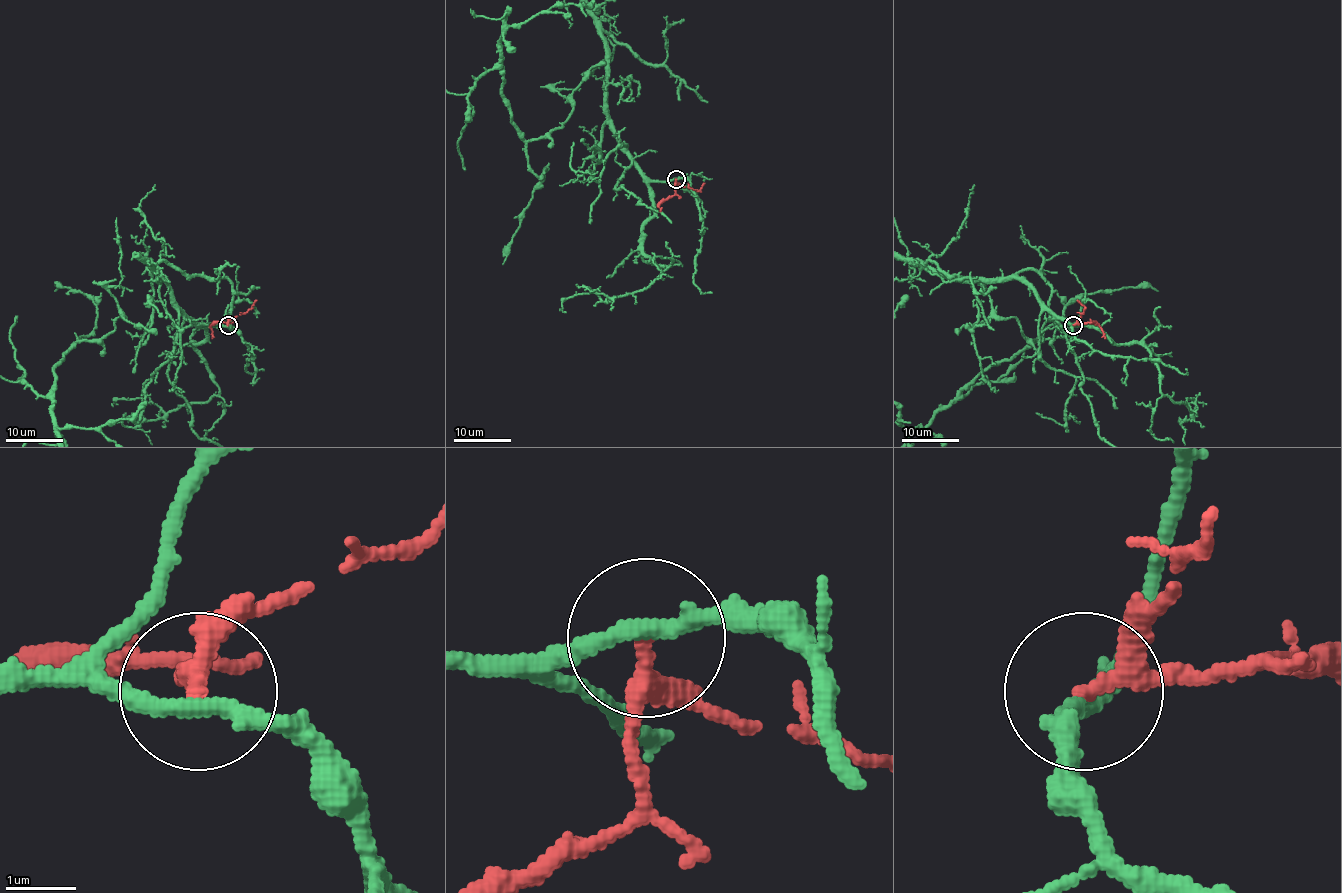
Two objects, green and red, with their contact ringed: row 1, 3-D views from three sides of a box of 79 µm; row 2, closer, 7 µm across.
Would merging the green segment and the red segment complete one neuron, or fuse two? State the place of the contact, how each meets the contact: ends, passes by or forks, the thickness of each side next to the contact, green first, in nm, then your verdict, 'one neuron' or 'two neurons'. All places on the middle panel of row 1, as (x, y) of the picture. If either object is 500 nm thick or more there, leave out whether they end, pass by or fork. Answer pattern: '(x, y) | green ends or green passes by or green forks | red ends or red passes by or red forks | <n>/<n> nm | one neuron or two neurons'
(676, 179) | green passes by | red passes by | 240/240 nm | two neurons

